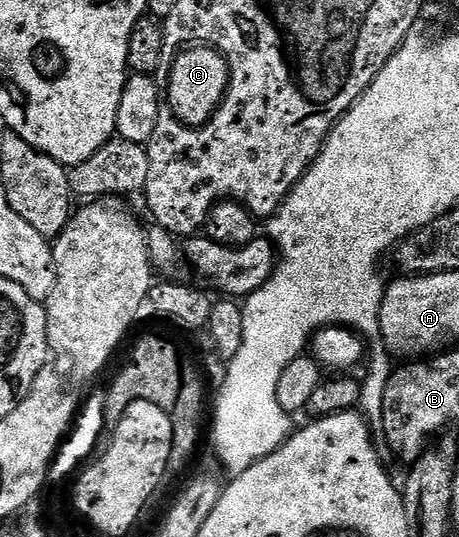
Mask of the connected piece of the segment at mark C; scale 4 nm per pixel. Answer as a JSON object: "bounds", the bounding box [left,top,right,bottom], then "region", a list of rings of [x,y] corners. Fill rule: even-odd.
{"bounds":[165,45,231,127],"region":[[[193,45],[178,52],[170,67],[169,81],[165,83],[167,105],[187,126],[203,127],[215,115],[227,93],[231,78],[227,59],[214,47]]]}

